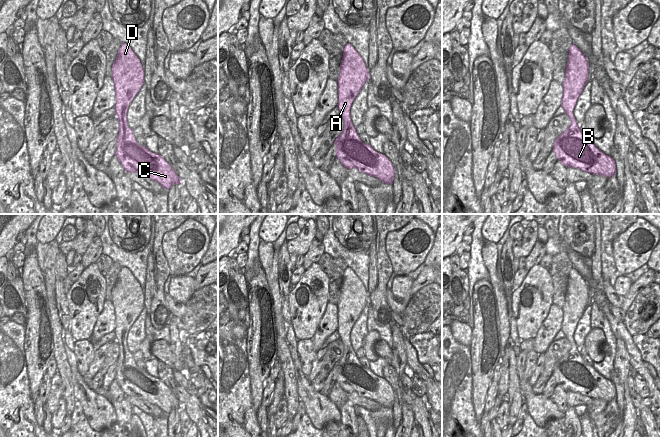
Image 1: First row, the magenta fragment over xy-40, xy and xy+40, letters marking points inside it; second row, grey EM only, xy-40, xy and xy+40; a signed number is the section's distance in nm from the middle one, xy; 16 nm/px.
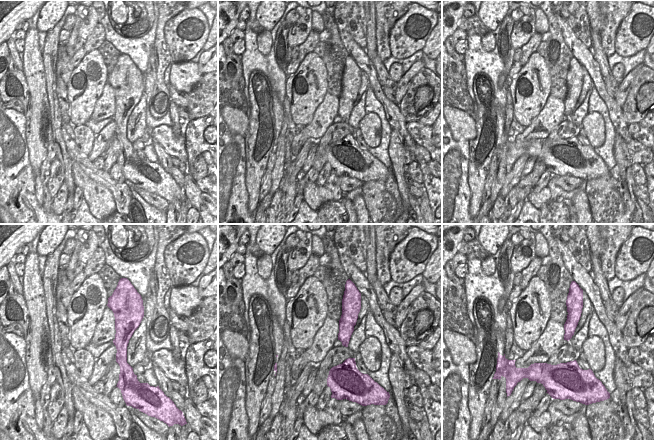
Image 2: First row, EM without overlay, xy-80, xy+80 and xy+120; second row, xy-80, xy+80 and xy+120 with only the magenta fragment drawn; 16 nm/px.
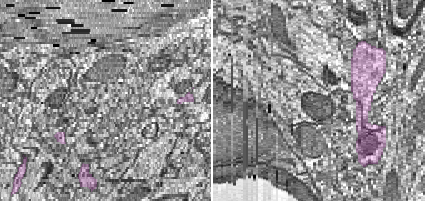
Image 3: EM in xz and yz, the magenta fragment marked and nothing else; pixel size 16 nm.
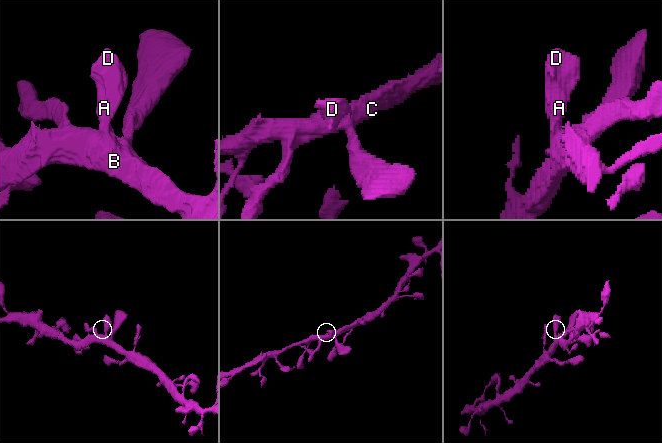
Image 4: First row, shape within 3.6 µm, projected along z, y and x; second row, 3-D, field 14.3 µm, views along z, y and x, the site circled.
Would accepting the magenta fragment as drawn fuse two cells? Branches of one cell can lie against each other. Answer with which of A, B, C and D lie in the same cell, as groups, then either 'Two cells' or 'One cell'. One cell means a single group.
Groups: A B C D. One cell.

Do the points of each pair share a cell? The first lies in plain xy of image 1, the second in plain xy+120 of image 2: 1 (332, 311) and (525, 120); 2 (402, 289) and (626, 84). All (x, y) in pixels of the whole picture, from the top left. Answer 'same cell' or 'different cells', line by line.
1: different cells
2: different cells

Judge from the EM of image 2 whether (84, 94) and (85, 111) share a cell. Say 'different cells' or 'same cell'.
same cell

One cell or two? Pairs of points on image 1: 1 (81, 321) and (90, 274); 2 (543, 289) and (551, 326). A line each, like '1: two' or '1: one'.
1: one
2: two

